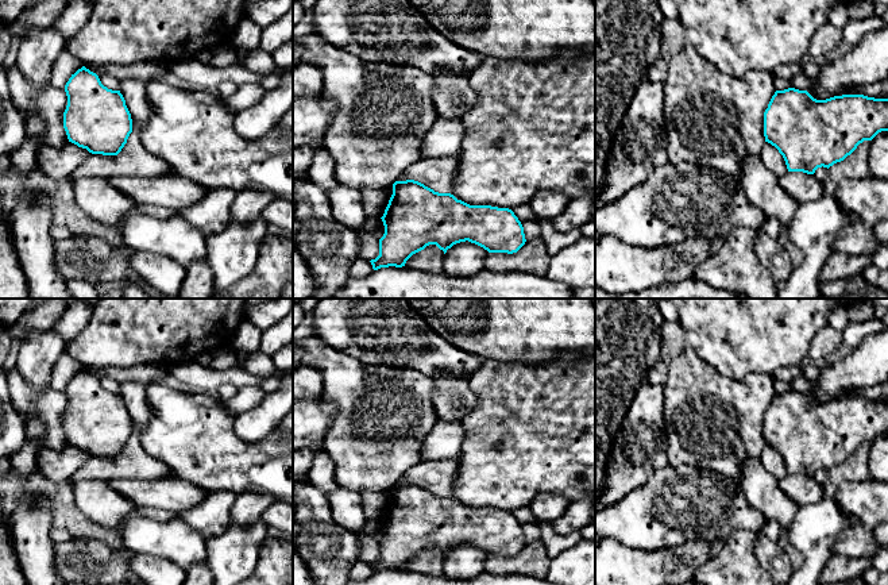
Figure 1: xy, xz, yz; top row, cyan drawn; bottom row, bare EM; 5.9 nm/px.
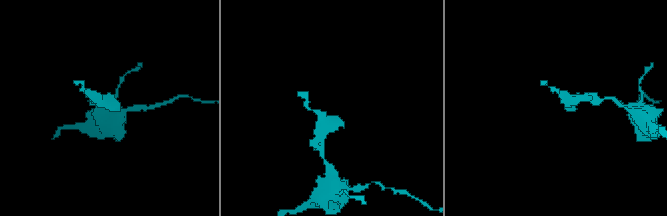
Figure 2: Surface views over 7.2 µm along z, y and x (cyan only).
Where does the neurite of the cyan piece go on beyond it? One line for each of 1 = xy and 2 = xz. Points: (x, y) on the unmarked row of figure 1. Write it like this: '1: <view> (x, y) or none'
1: none
2: none

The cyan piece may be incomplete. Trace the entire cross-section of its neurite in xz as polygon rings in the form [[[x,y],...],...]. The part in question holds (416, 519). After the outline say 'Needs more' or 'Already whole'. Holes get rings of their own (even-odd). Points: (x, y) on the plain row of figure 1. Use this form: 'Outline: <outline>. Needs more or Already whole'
Outline: [[[414,482],[393,486],[393,497],[381,522],[385,536],[379,542],[379,558],[370,563],[374,573],[389,569],[402,570],[413,557],[429,547],[436,547],[445,557],[453,547],[468,543],[489,555],[513,557],[526,544],[524,530],[511,512],[470,508],[451,496],[435,494]]]. Already whole

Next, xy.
Outline: [[[85,369],[65,388],[63,431],[69,444],[92,457],[117,458],[132,435],[131,416],[120,393],[104,389]]]. Already whole

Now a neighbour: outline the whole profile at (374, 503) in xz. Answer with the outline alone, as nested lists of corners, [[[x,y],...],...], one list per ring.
[[[360,490],[366,520],[382,520],[387,507],[385,492]]]

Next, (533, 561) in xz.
[[[537,540],[526,543],[525,547],[513,557],[489,555],[483,571],[491,576],[529,576],[532,578],[545,578],[551,559],[545,546]]]

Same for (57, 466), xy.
[[[69,444],[62,451],[50,447],[40,450],[36,457],[36,472],[55,484],[70,484],[72,476],[89,459],[86,451]]]

